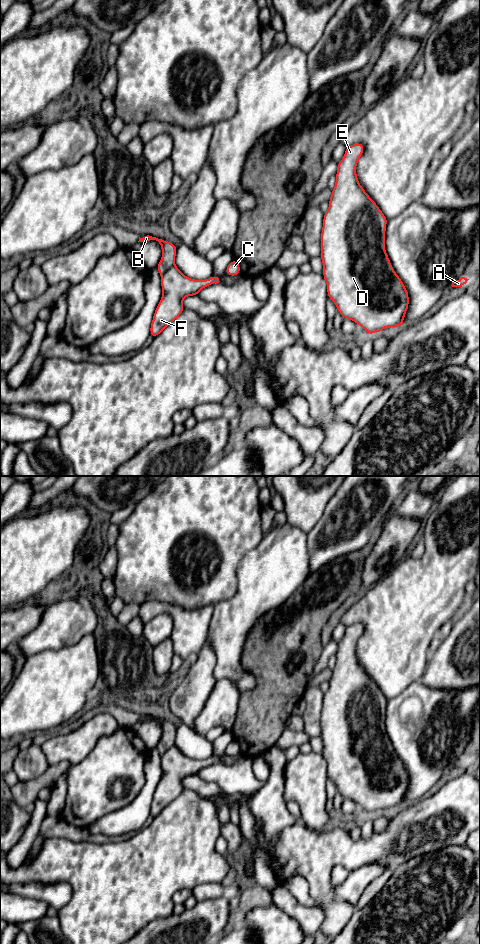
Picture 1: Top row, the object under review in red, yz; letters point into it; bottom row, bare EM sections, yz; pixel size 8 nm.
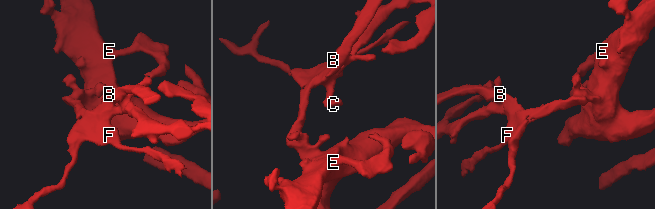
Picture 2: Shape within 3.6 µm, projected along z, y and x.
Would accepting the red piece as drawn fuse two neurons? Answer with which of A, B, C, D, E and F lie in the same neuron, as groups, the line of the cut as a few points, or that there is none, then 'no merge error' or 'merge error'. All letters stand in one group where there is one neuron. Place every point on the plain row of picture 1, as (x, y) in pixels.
A C D E F / B; cut in yz along (175, 745), (168, 748), (161, 755); merge error

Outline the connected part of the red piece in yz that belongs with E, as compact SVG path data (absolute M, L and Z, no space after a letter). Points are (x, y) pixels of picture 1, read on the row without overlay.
M354 623L351 626L346 627L345 634L342 640L337 644L337 654L335 656L336 664L332 670L331 677L329 679L329 688L324 693L323 697L323 707L321 711L321 735L320 738L323 743L323 757L327 764L327 775L336 785L338 792L343 796L344 799L351 799L356 804L360 805L369 816L373 816L373 812L381 813L384 808L388 807L401 807L405 798L405 794L409 787L409 774L403 763L399 758L397 753L394 751L393 746L389 740L389 737L385 731L385 712L387 705L387 698L380 690L378 685L370 678L370 676L365 672L364 668L360 665L357 654L356 645L360 637L364 632L364 625L362 623Z

